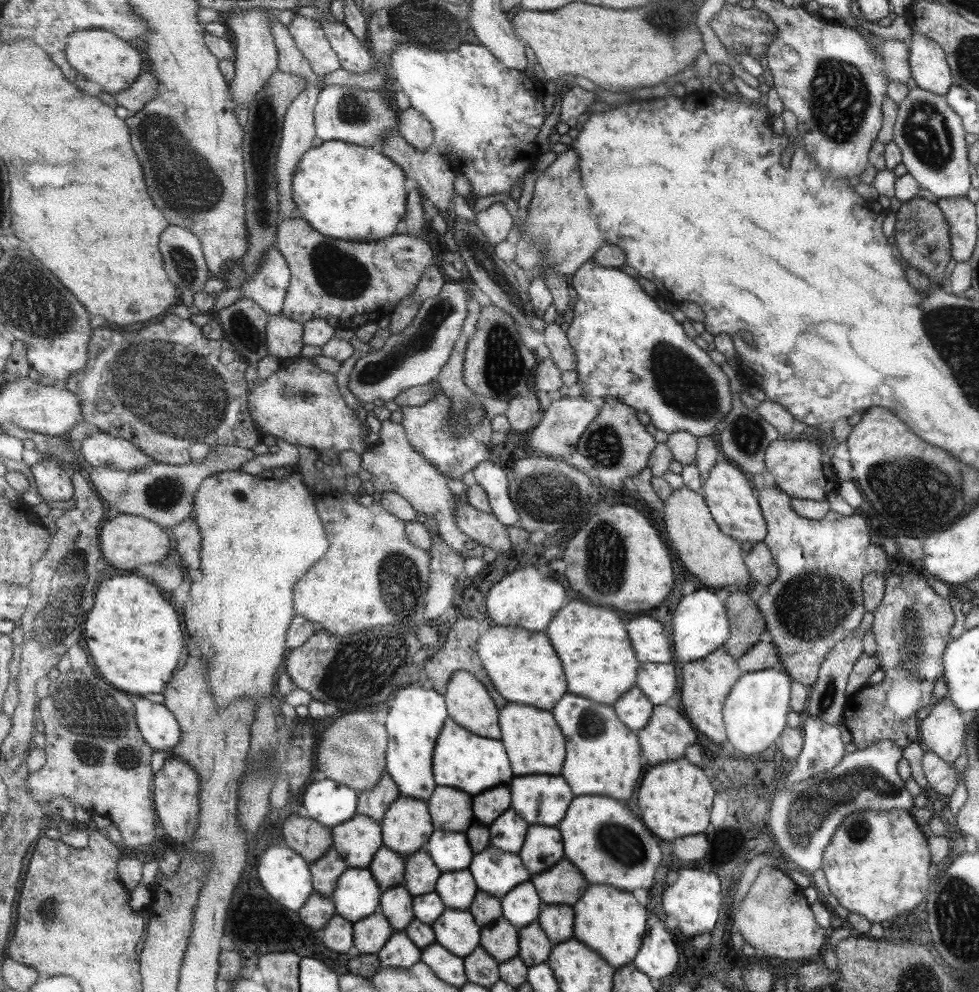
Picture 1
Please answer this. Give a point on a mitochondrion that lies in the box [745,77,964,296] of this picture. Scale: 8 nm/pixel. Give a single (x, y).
(926, 131)

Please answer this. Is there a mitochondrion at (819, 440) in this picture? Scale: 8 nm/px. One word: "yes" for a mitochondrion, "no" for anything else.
no

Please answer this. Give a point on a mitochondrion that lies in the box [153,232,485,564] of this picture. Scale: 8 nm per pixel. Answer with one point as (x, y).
(442, 309)

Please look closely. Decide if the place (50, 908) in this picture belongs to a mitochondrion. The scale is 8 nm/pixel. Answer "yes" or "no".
yes

